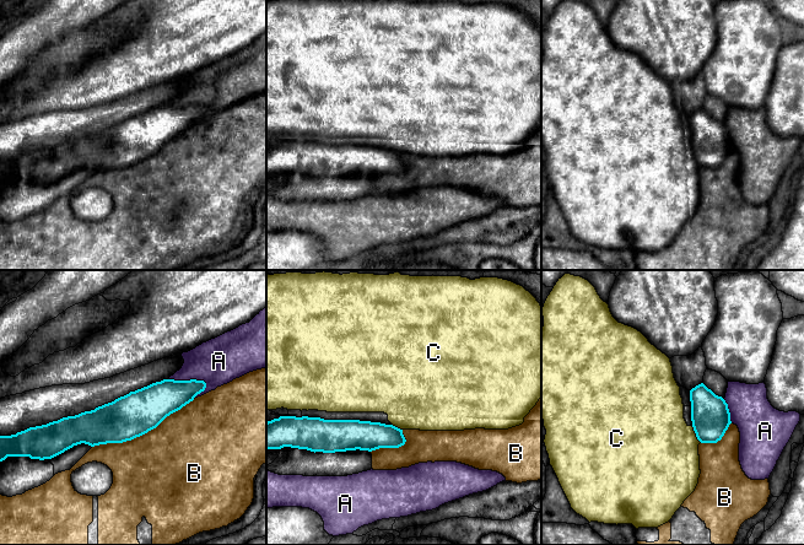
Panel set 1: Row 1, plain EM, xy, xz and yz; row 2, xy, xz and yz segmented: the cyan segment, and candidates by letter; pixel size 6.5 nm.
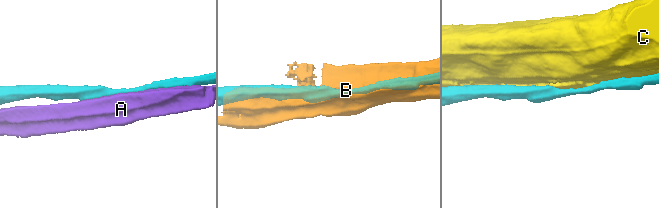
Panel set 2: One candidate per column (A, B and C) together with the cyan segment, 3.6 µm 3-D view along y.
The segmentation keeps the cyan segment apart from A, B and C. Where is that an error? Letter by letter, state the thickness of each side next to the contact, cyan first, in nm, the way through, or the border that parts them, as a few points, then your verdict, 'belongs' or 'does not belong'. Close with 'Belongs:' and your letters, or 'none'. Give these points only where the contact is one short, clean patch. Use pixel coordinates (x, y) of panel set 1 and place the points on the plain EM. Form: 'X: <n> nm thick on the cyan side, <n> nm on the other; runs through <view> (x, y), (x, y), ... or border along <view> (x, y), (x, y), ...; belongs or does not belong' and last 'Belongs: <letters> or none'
A: 240 nm thick on the cyan side, 300 nm on the other; does not belong
B: 280 nm thick on the cyan side, 480 nm on the other; does not belong
C: 260 nm thick on the cyan side, 480 nm on the other; does not belong
Belongs: none

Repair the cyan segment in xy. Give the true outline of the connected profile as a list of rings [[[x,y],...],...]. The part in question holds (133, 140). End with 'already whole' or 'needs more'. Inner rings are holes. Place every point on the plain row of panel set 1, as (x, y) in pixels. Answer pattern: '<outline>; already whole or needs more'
[[[163,104],[104,129],[91,136],[63,142],[47,150],[29,152],[11,161],[0,161],[0,187],[7,182],[52,184],[74,171],[85,168],[91,172],[107,168],[123,168],[156,153],[167,141],[180,135],[204,117],[204,106]]]; already whole

